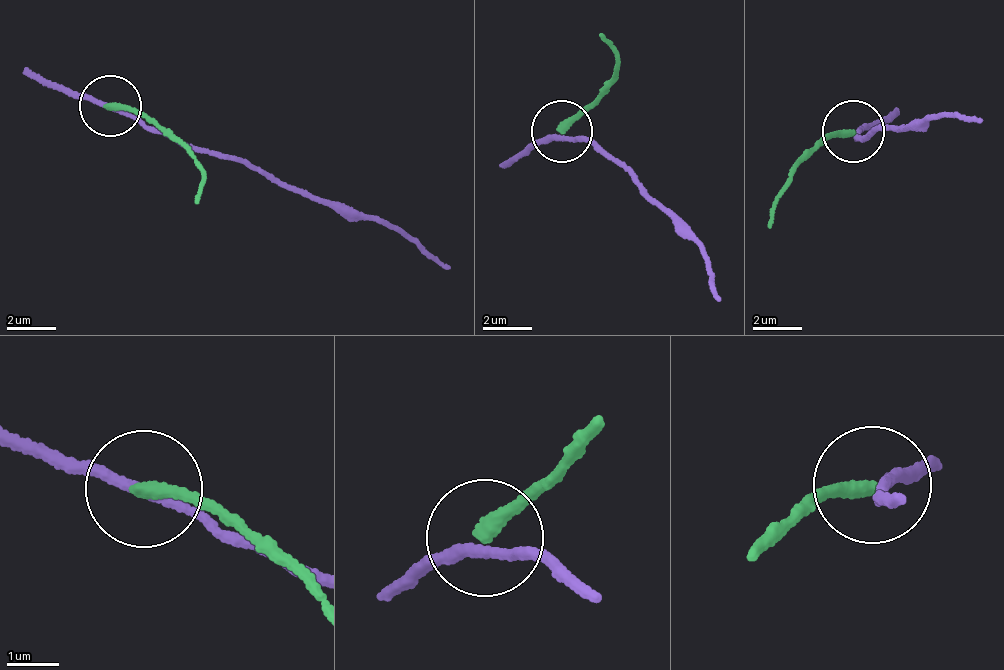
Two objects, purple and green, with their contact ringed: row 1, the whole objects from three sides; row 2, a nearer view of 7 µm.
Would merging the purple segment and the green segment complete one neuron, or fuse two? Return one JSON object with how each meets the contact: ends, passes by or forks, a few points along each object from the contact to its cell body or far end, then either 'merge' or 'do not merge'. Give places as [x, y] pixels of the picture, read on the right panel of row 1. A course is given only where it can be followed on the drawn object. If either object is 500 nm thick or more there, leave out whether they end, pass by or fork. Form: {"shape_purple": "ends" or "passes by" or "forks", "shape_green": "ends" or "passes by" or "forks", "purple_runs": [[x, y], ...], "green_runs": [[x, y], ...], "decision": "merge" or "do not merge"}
{"shape_purple": "passes by", "shape_green": "ends", "purple_runs": [[856, 134], [863, 138], [890, 124], [911, 128], [932, 114], [983, 121]], "green_runs": [[853, 132], [825, 133], [794, 167], [778, 195], [770, 227]], "decision": "do not merge"}

